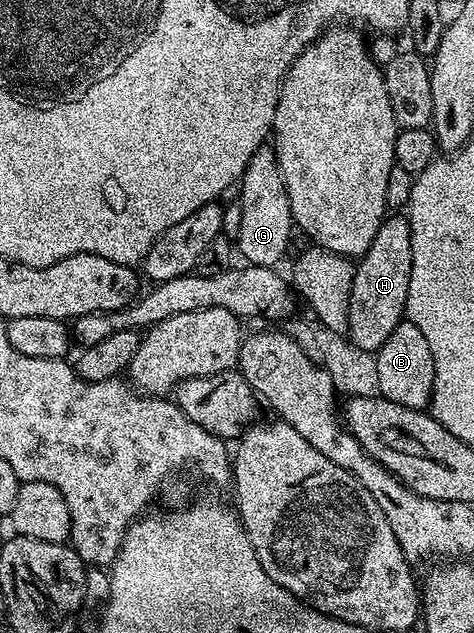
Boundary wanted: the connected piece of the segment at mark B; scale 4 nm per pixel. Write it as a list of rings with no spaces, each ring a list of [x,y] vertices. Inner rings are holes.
[[[402,319],[395,331],[387,335],[387,343],[376,351],[375,368],[379,370],[380,396],[391,399],[391,403],[403,403],[403,407],[422,411],[430,408],[435,387],[435,359],[423,331],[415,323]]]

